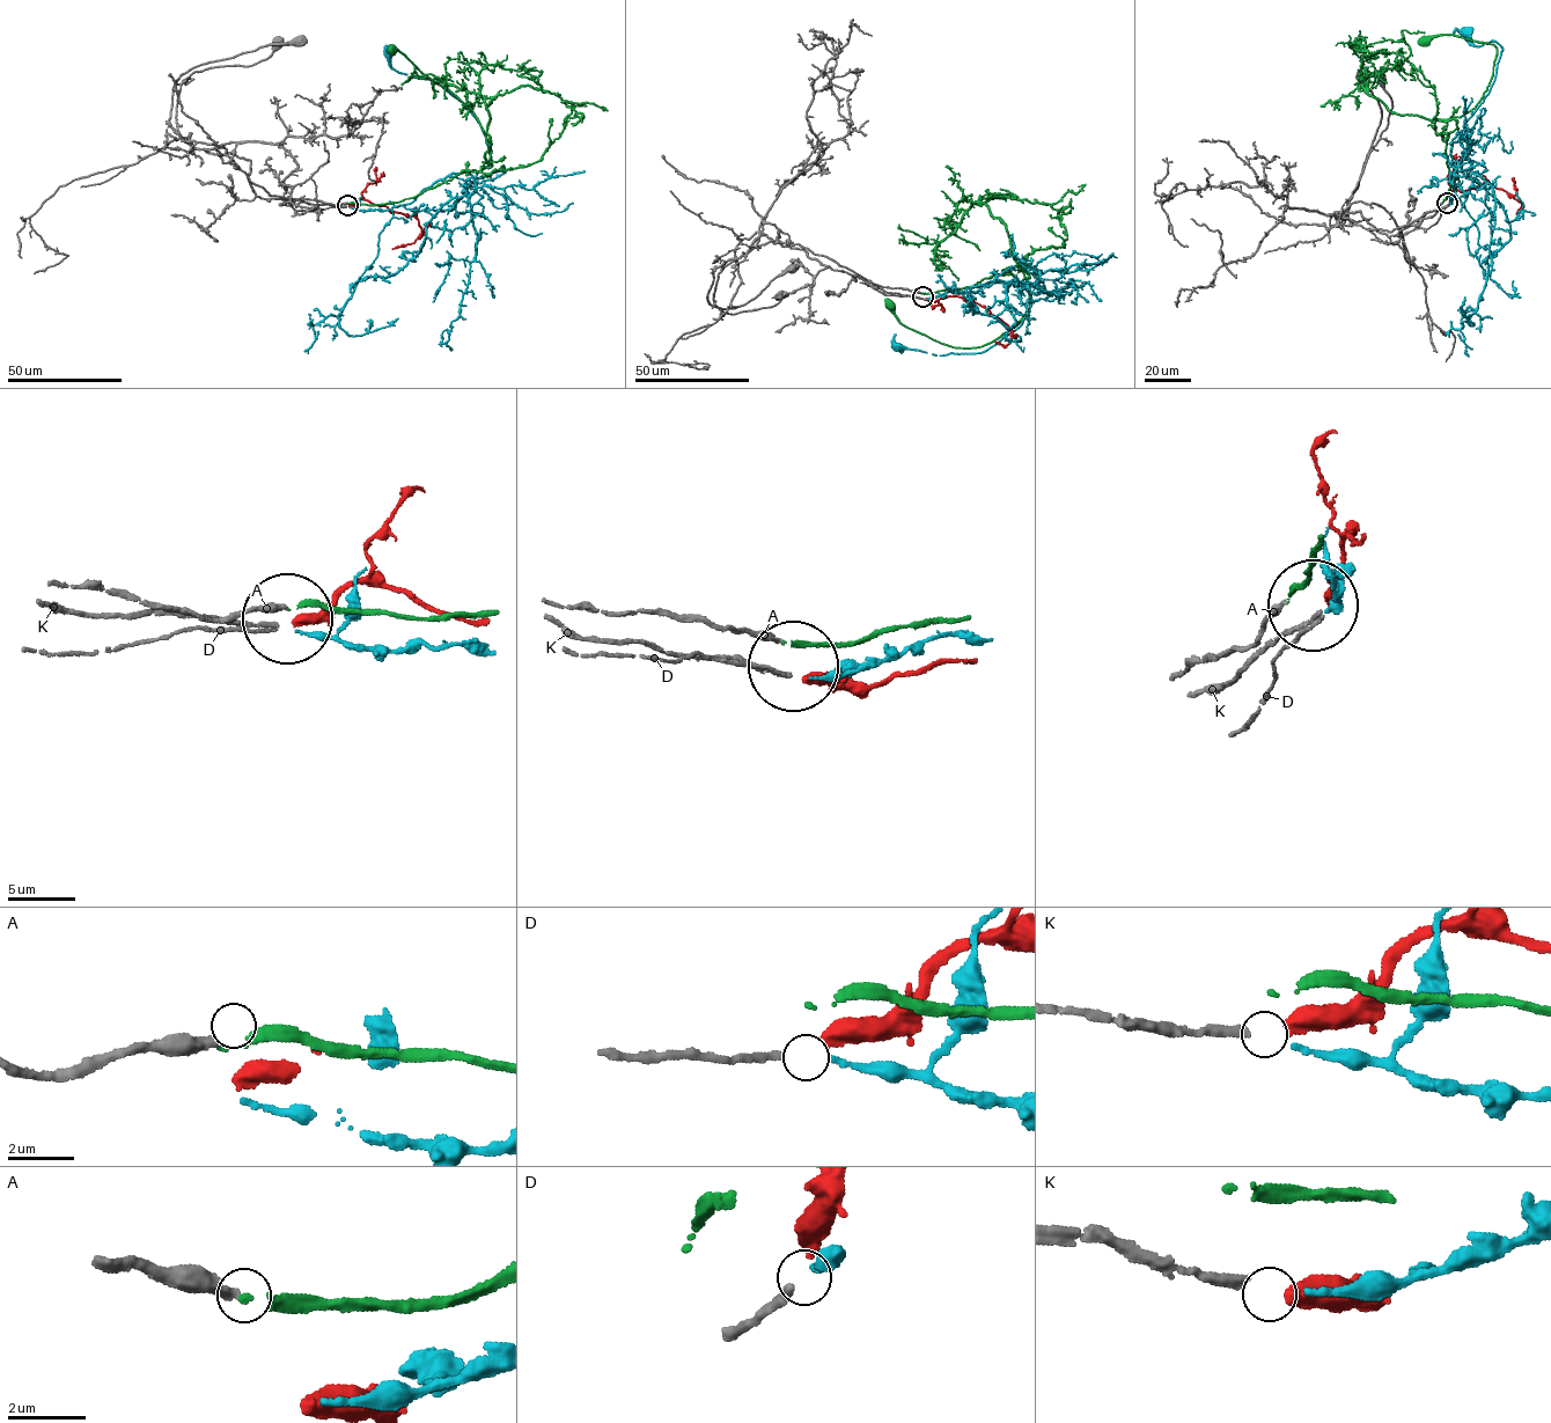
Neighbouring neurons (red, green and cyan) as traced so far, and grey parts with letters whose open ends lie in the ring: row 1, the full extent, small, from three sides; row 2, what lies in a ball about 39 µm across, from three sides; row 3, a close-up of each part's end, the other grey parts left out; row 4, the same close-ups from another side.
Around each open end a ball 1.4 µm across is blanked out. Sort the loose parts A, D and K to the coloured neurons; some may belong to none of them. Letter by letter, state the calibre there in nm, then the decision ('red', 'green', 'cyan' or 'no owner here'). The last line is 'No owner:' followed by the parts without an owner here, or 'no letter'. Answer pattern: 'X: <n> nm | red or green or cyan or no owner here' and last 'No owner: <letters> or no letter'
A: 280 nm | no owner here
D: 180 nm | cyan
K: 280 nm | red
No owner: A

